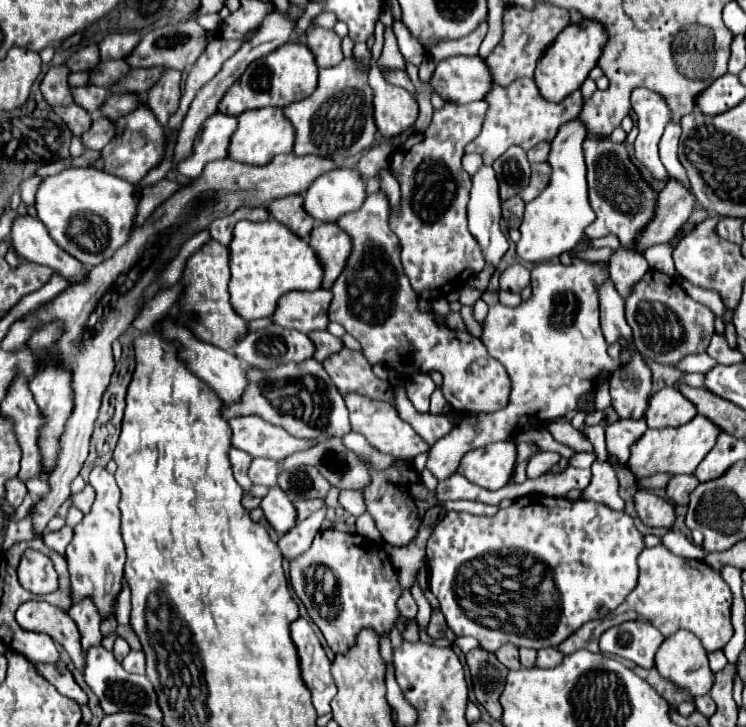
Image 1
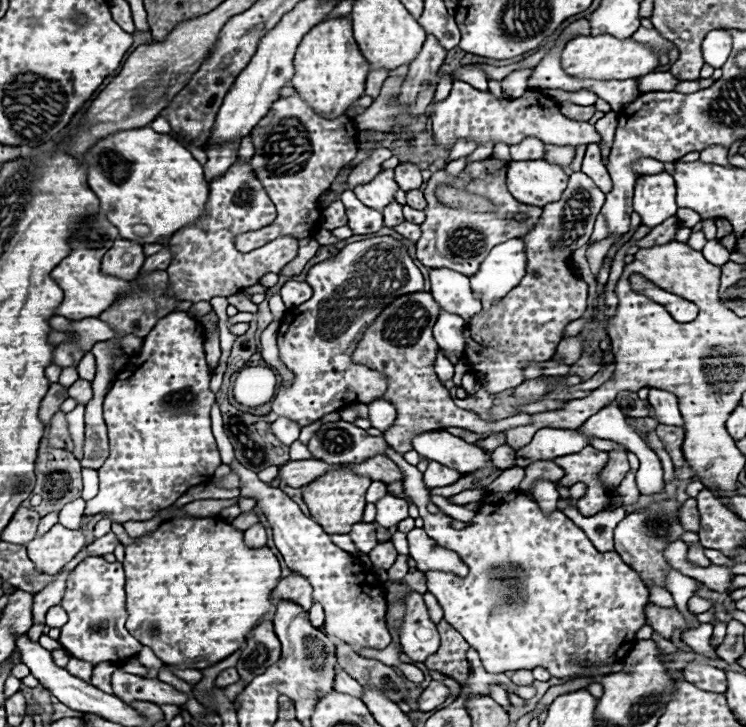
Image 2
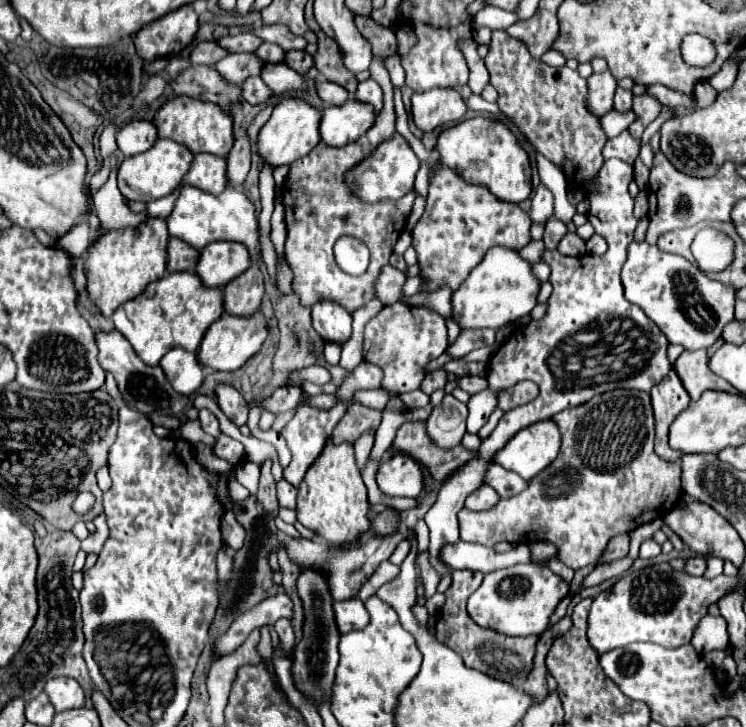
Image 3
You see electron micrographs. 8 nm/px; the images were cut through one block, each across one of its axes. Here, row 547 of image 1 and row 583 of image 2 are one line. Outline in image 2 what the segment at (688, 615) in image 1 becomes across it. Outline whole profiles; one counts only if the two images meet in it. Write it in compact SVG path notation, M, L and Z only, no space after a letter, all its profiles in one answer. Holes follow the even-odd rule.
M662 500L662 502L654 502L650 504L650 508L628 514L618 526L616 526L616 536L614 536L614 544L616 544L616 552L622 556L622 560L632 566L642 580L652 580L658 586L664 586L664 578L662 572L668 570L670 566L666 564L662 550L668 542L678 540L680 534L684 532L684 528L678 522L678 508L680 504L676 500Z

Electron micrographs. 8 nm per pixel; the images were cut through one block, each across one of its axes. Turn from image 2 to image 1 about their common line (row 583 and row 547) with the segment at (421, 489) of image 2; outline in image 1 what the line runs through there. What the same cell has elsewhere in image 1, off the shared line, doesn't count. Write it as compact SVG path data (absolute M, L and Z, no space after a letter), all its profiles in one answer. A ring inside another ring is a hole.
M530 494L530 496L518 498L510 508L498 510L498 514L494 514L494 516L448 512L444 516L444 520L434 528L434 532L428 540L426 566L430 572L430 576L428 576L430 590L438 598L440 610L446 616L446 622L454 630L456 636L474 636L480 642L480 646L490 652L496 652L504 644L540 650L540 648L548 648L548 646L560 646L582 624L596 620L596 618L604 618L606 614L616 610L636 586L636 578L638 578L636 558L642 548L644 548L642 534L636 530L632 518L626 512L618 512L606 504L598 504L598 502L590 502L590 500L568 500L568 498L548 498L542 494Z

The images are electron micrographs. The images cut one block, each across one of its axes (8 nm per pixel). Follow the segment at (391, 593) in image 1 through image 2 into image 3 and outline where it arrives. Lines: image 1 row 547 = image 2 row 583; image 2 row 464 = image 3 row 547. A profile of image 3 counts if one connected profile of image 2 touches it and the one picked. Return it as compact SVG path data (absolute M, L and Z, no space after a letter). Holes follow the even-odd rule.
M226 512L222 516L222 522L220 522L220 530L222 530L222 538L226 540L226 544L234 550L240 550L240 546L244 546L244 526L240 526L240 522L234 518L232 512Z

